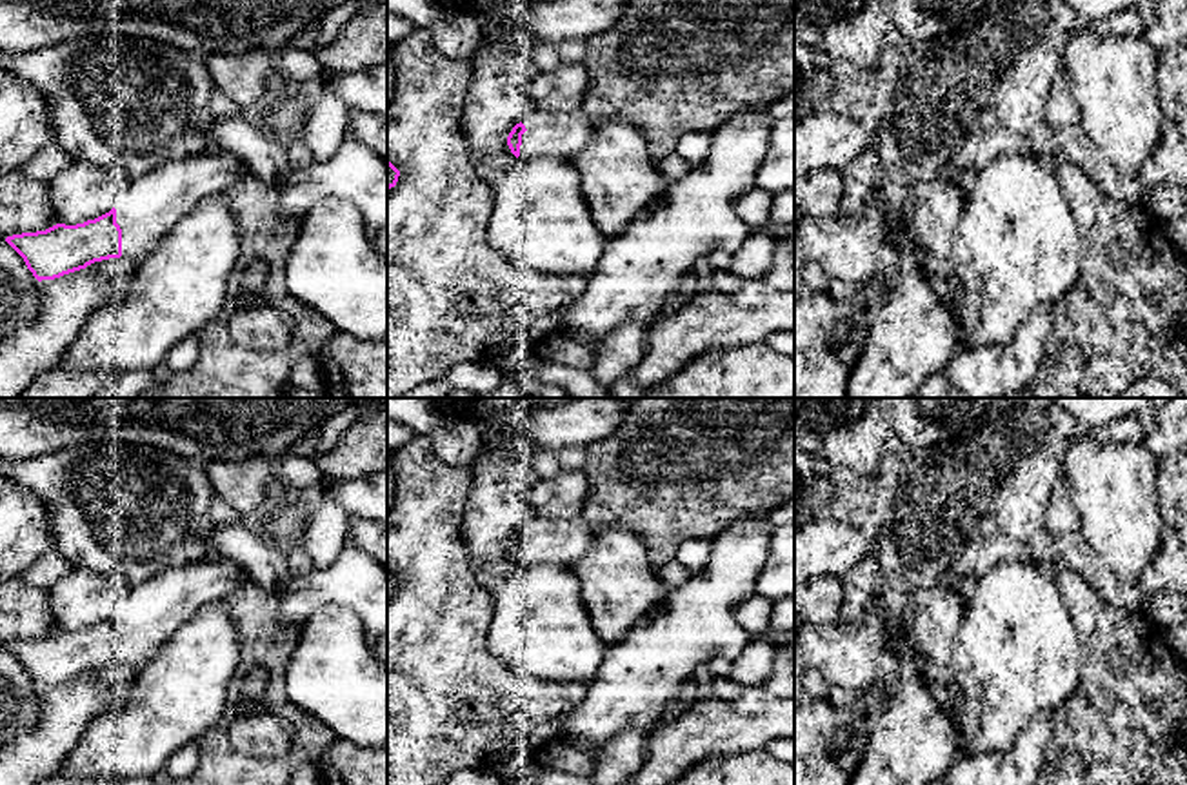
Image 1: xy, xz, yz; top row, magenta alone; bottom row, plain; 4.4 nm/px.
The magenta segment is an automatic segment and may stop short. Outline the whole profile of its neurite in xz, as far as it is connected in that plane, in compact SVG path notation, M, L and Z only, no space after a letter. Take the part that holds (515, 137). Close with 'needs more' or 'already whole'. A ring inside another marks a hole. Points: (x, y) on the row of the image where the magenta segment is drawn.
M533 109L507 136L511 153L518 158L571 158L589 145L593 122L582 114L545 113Z; needs more

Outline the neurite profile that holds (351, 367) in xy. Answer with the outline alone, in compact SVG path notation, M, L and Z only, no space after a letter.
M334 331L316 358L329 398L387 398L387 340L365 342Z

